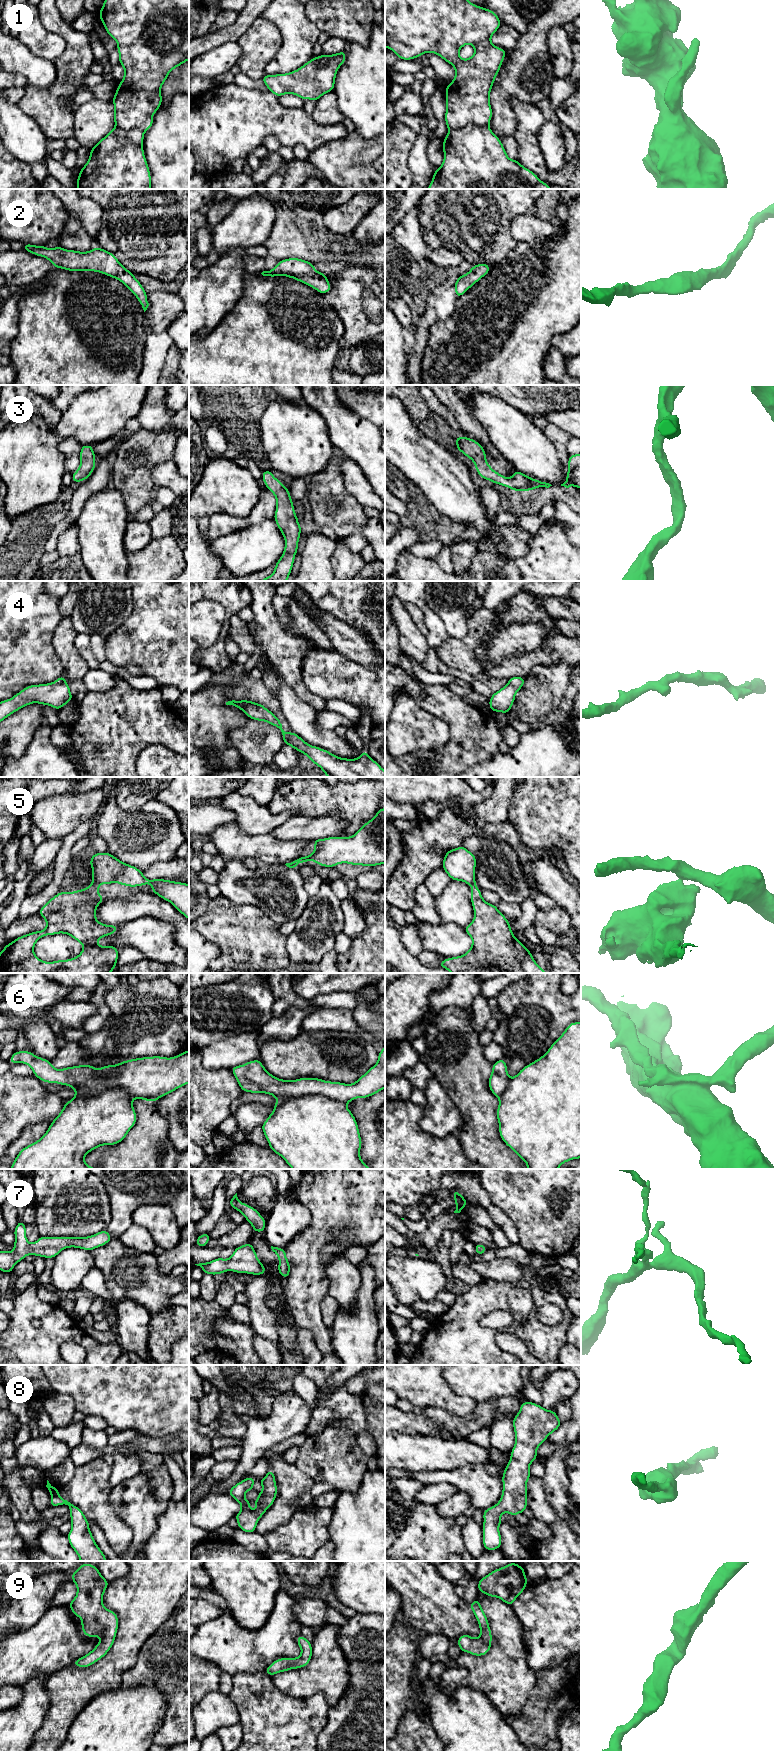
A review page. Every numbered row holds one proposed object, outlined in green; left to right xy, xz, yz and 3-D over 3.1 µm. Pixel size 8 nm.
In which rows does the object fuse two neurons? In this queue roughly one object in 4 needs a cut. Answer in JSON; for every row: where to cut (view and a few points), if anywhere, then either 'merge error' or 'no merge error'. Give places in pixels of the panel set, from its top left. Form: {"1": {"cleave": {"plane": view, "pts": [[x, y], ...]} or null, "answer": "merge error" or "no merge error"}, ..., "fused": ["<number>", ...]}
{"1": {"cleave": {"plane": "yz", "pts": [[487, 124], [467, 124], [459, 128], [449, 129]]}, "answer": "merge error"}, "2": {"cleave": null, "answer": "no merge error"}, "3": {"cleave": null, "answer": "no merge error"}, "4": {"cleave": null, "answer": "no merge error"}, "5": {"cleave": {"plane": "xy", "pts": [[93, 882], [100, 884]]}, "answer": "merge error"}, "6": {"cleave": {"plane": "xz", "pts": [[277, 1099], [307, 1094], [321, 1094], [345, 1103]]}, "answer": "merge error"}, "7": {"cleave": null, "answer": "no merge error"}, "8": {"cleave": null, "answer": "no merge error"}, "9": {"cleave": null, "answer": "no merge error"}, "fused": ["1", "5", "6"]}

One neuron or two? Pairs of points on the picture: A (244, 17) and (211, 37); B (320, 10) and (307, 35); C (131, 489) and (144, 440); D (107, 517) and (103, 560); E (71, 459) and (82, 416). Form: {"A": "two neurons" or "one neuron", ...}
{"A": "one neuron", "B": "two neurons", "C": "one neuron", "D": "one neuron", "E": "two neurons"}

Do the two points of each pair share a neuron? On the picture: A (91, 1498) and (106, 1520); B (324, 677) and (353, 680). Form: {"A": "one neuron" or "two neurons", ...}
{"A": "one neuron", "B": "one neuron"}

